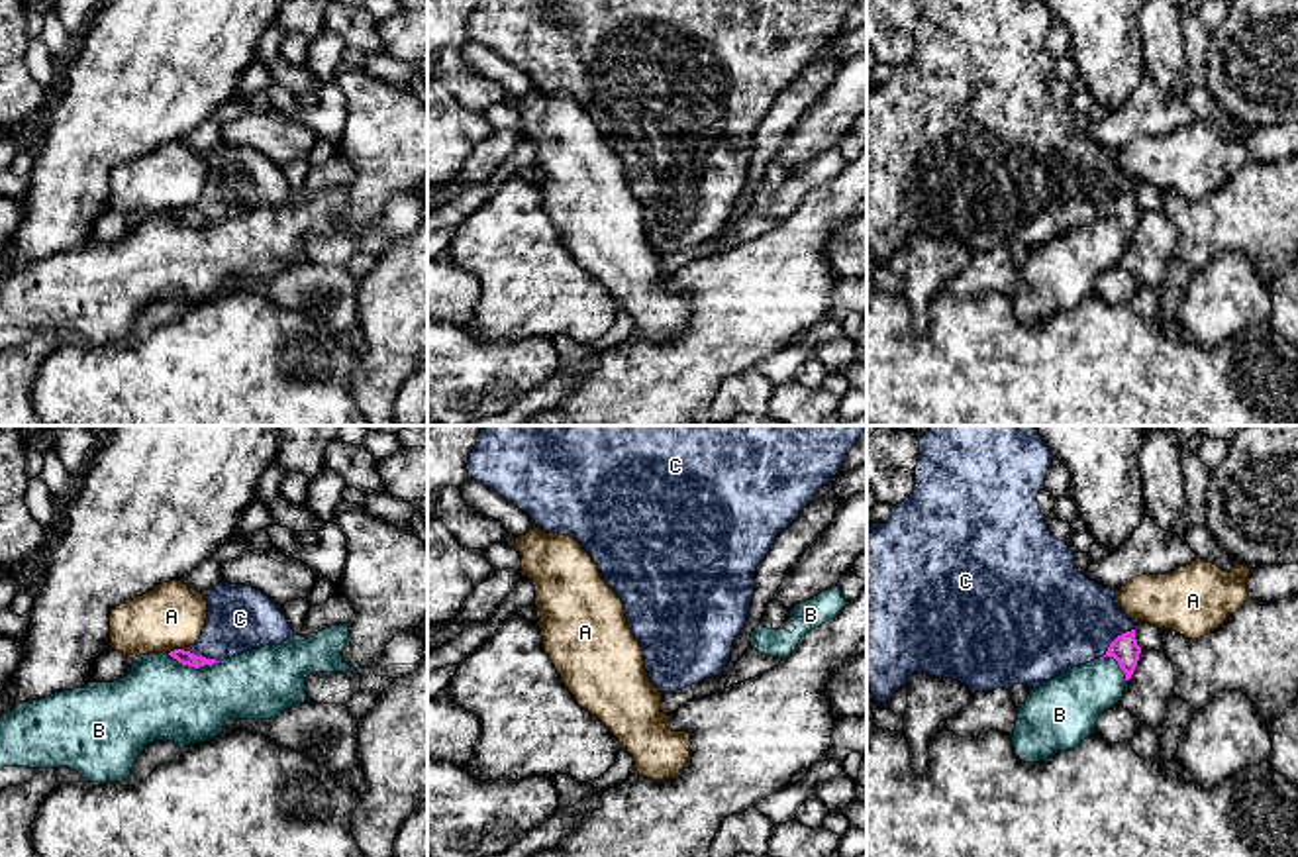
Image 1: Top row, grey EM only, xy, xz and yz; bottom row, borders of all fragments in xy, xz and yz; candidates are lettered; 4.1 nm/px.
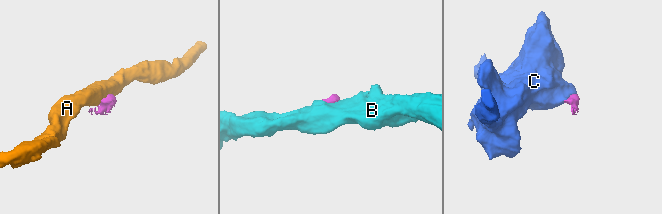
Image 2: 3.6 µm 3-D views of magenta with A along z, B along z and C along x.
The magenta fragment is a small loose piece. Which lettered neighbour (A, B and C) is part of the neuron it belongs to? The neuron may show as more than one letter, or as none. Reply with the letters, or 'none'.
C

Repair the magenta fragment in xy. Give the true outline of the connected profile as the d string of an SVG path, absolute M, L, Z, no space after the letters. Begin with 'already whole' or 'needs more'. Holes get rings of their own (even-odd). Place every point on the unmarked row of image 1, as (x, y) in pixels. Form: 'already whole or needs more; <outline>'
needs more; M222 141L202 155L208 161L208 178L200 200L169 214L182 226L214 226L296 196L280 167L253 147Z

